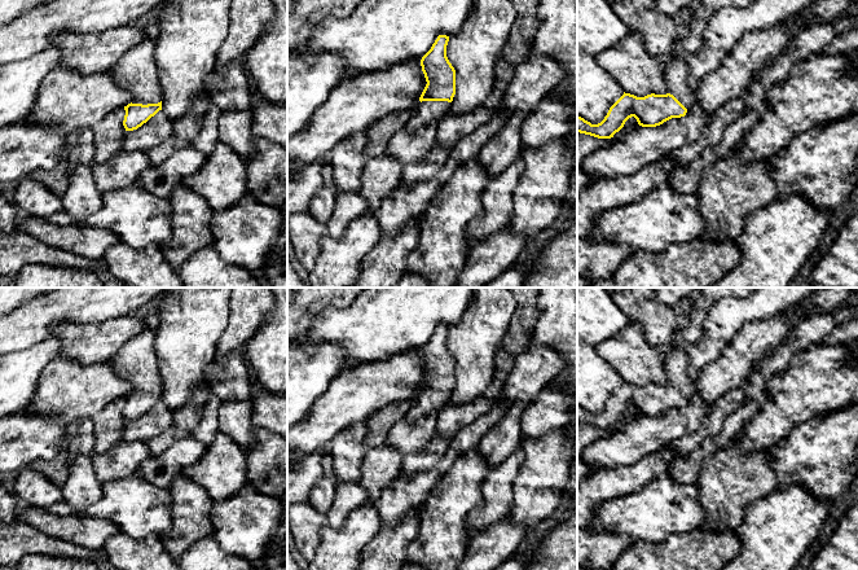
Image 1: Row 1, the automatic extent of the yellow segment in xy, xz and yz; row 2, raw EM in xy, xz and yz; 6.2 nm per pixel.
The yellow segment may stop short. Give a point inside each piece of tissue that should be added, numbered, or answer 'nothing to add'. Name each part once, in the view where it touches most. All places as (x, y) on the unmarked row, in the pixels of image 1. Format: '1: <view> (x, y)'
1: xy (136, 362)

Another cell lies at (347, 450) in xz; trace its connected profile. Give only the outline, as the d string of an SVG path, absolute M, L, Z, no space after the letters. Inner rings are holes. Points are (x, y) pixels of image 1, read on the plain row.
M351 425L338 433L330 442L333 469L340 483L357 483L361 479L364 442L369 434L366 425Z

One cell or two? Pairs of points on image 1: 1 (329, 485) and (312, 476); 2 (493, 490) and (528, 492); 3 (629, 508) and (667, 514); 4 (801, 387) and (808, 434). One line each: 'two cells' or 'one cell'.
1: two cells
2: two cells
3: one cell
4: two cells

